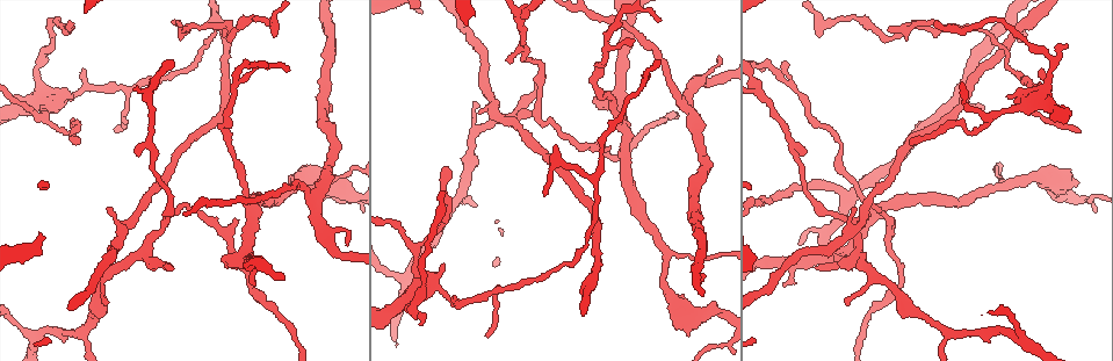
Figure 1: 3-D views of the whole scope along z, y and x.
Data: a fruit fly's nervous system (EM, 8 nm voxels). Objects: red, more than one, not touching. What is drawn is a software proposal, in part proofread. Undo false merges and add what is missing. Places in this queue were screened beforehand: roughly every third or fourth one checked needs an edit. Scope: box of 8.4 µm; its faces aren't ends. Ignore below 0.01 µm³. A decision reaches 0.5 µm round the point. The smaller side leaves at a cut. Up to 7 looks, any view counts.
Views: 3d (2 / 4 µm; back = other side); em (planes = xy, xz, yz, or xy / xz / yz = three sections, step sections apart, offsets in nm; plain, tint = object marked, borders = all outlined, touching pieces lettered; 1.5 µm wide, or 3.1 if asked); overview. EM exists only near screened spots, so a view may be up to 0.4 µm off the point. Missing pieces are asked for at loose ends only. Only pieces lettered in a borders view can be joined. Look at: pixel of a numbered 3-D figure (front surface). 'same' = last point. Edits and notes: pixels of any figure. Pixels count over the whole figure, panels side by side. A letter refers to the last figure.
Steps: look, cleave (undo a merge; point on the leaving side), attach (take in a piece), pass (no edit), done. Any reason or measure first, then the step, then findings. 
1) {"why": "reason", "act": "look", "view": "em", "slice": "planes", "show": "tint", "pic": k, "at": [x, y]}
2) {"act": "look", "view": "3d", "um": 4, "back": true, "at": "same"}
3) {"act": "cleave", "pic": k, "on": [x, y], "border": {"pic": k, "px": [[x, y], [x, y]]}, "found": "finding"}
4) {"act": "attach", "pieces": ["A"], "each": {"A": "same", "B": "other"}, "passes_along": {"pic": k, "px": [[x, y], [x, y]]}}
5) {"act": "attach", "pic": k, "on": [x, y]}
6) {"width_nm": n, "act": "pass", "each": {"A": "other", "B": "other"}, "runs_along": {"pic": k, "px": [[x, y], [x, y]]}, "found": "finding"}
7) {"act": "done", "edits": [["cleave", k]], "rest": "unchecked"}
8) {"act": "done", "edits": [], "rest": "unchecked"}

{"why": "free end", "act": "look", "view": "3d", "um": 4, "pic": 1, "at": [454, 296]}

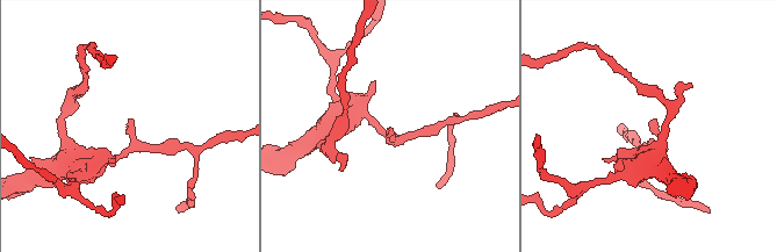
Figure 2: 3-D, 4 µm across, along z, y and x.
{"act": "look", "view": "em", "slice": "planes", "show": "plain", "pic": 2, "at": [132, 119]}

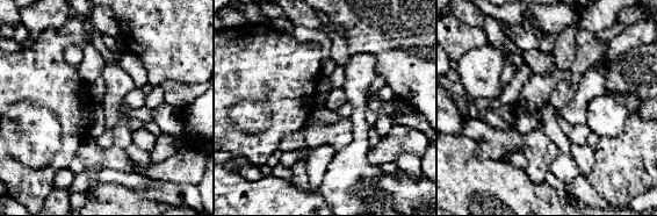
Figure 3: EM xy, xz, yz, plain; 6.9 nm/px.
{"why": "see the neighbours", "act": "look", "view": "em", "slice": "planes", "show": "borders", "at": "same"}

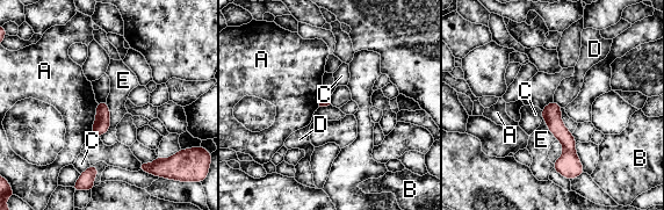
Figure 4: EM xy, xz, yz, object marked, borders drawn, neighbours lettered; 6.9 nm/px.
{"act": "pass", "each": {"A": "other", "B": "other", "C": "other", "D": "other", "E": "other"}, "runs_along": {"pic": 4, "px": [[551, 106], [568, 140], [565, 171]]}, "found": "none of them fits"}

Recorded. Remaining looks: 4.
{"why": "abrupt turn", "act": "look", "view": "3d", "um": 2, "pic": 1, "at": [848, 200]}

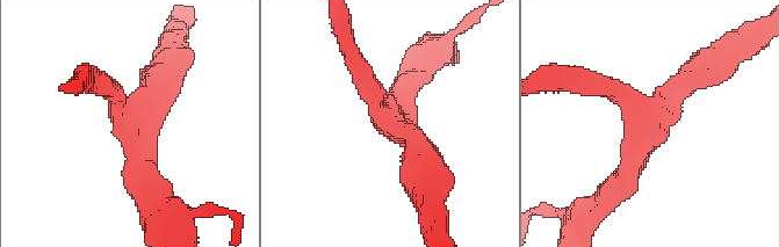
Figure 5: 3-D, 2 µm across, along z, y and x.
{"arms": 3, "act": "look", "view": "em", "slice": "yz", "step": 8, "show": "tint", "pic": 5, "at": [651, 129]}

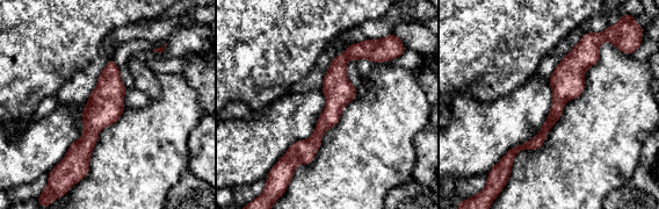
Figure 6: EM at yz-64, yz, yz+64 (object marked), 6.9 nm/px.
{"why": "another direction", "act": "look", "view": "em", "slice": "planes", "show": "borders", "at": "same"}

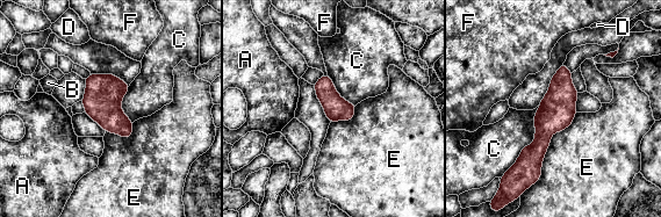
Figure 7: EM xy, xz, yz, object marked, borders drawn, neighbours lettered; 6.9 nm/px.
{"act": "pass", "each": {"A": "other", "B": "other", "C": "other", "D": "other", "E": "other", "F": "other"}, "found": "continuous, no second neuron"}

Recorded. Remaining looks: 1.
{"why": "thin end", "act": "look", "view": "em", "slice": "yz", "step": 8, "show": "borders", "pic": 1, "at": [107, 305]}

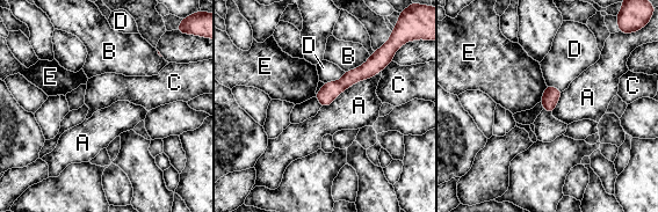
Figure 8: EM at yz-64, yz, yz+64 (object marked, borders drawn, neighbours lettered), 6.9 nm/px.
{"act": "pass", "each": {"A": "other", "B": "other", "C": "other", "D": "other", "E": "other"}, "runs_along": {"pic": 8, "px": [[377, 68], [353, 75], [319, 96]]}, "found": "no lettered piece goes on from it"}

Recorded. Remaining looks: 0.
{"act": "done", "edits": [], "rest": "unchecked"}

